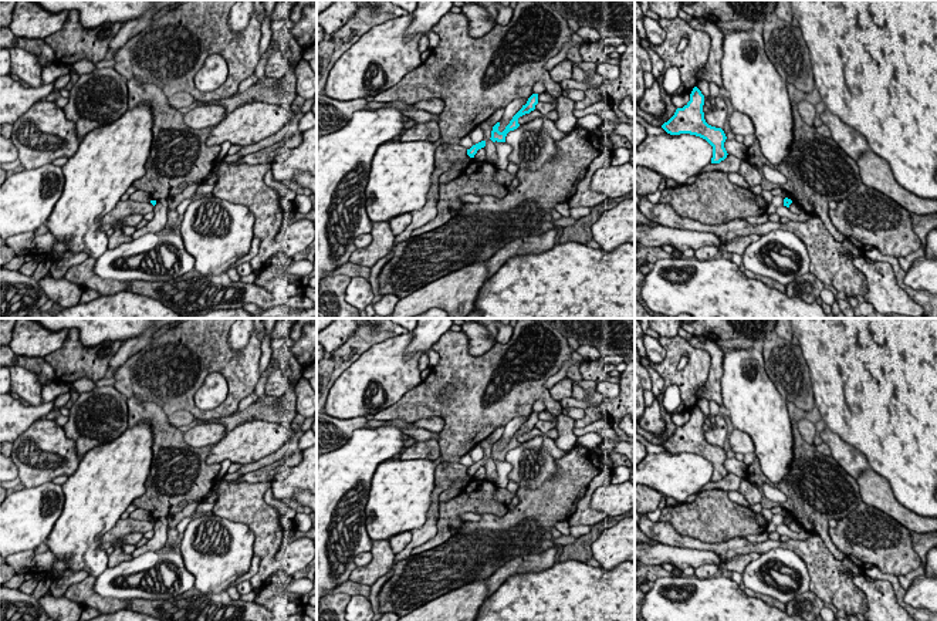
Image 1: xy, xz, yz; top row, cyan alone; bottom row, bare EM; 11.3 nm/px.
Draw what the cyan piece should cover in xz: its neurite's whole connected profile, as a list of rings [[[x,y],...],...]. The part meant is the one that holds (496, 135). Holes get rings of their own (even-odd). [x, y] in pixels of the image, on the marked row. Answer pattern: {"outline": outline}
{"outline": [[[532,94],[527,104],[522,105],[522,108],[513,117],[513,119],[510,121],[510,124],[505,126],[505,129],[503,132],[498,131],[498,126],[500,126],[500,122],[497,122],[494,126],[493,126],[493,131],[491,131],[491,141],[493,142],[505,142],[505,136],[510,131],[514,131],[520,126],[518,124],[518,118],[525,115],[525,114],[530,114],[531,111],[535,109],[535,105],[538,104],[538,94]]]}

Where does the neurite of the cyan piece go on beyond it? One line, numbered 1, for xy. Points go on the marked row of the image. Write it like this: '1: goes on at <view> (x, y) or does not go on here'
1: does not go on here

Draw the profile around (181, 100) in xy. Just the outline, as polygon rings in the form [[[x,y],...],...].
[[[177,92],[168,97],[169,107],[175,109],[186,108],[193,104],[196,99],[187,92]]]

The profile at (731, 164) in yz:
[[[727,155],[724,161],[720,163],[710,163],[707,165],[701,173],[708,172],[708,171],[723,171],[723,172],[738,172],[741,165],[741,159],[733,155]]]

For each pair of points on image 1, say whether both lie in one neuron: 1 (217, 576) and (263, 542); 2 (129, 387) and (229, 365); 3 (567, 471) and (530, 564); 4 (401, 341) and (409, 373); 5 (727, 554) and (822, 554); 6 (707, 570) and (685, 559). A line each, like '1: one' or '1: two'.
1: two
2: one
3: two
4: one
5: one
6: two

